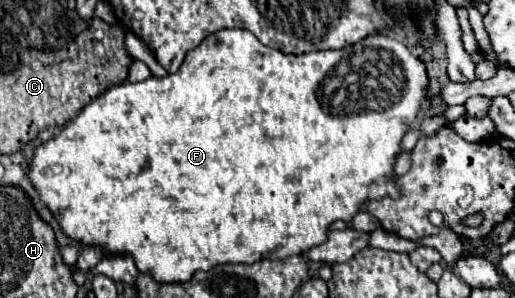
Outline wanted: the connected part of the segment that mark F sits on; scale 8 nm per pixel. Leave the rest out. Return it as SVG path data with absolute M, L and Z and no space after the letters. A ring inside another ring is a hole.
M223 28L219 32L213 32L209 34L197 48L193 48L187 56L185 56L185 62L181 64L181 68L175 72L175 74L167 74L165 78L147 78L143 82L123 82L123 84L117 84L113 88L109 88L107 92L103 92L99 98L95 98L91 104L87 104L69 124L65 124L65 128L49 142L45 142L43 146L39 146L35 150L35 156L33 156L33 162L31 162L31 170L29 170L29 180L33 182L33 186L37 188L43 204L57 216L63 232L77 244L97 244L105 250L105 254L121 254L121 252L129 252L133 258L135 258L135 264L141 272L149 272L157 282L187 282L197 270L209 270L217 264L227 264L227 262L243 262L243 264L253 264L261 258L271 258L271 260L285 260L289 256L295 256L295 254L305 254L309 248L313 246L319 246L327 240L327 230L329 226L335 222L335 220L345 220L347 224L351 222L351 218L367 204L367 202L373 202L373 200L381 200L385 196L389 198L397 198L401 196L401 190L397 188L397 176L395 176L395 162L397 162L397 154L401 150L401 140L403 136L407 134L407 130L411 128L411 124L415 122L417 118L417 112L421 108L421 102L425 100L427 96L427 86L429 86L429 76L427 76L427 68L425 64L413 56L409 52L407 46L403 46L401 42L389 38L389 36L369 36L357 44L351 44L343 50L321 50L321 52L309 52L309 54L285 54L281 50L275 50L275 48L269 48L265 44L261 44L255 34L251 34L249 30L243 30L243 28ZM345 56L345 82L343 82L343 74L339 74L337 66L341 64ZM327 72L329 72L329 92L321 92L321 86L323 86L323 80L327 78Z

